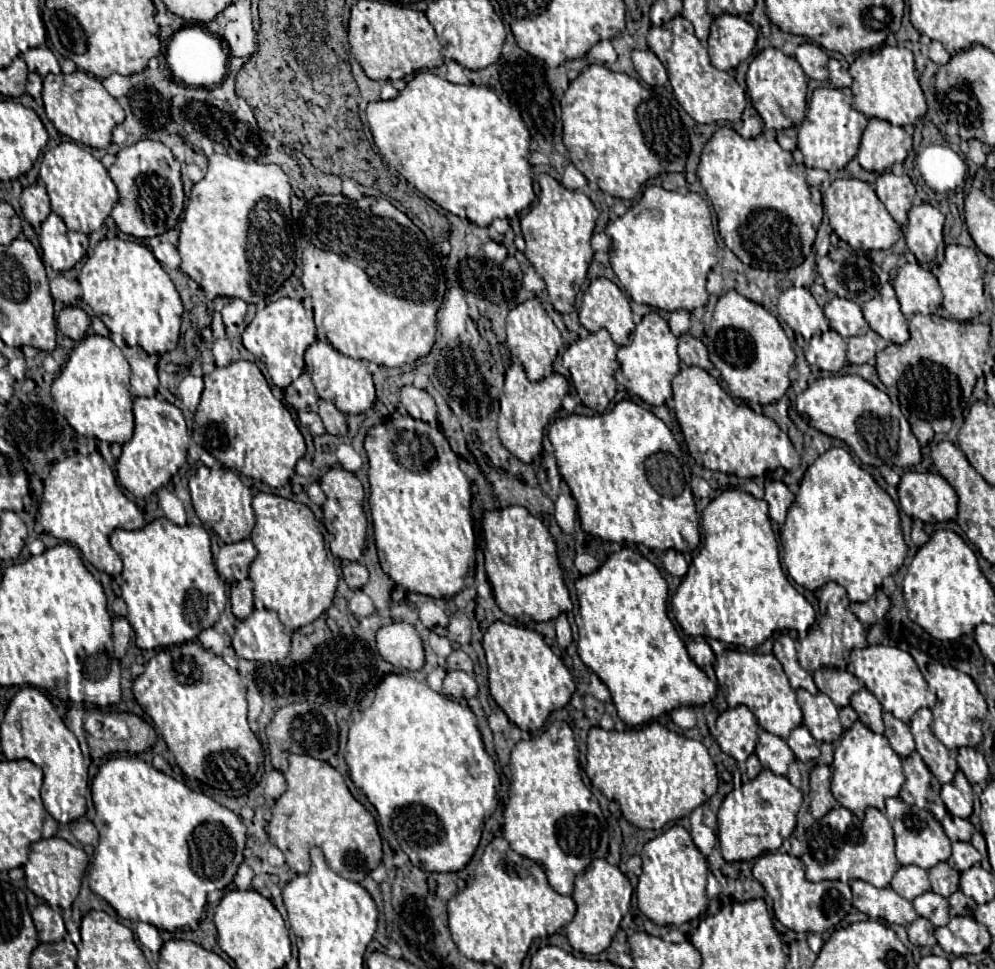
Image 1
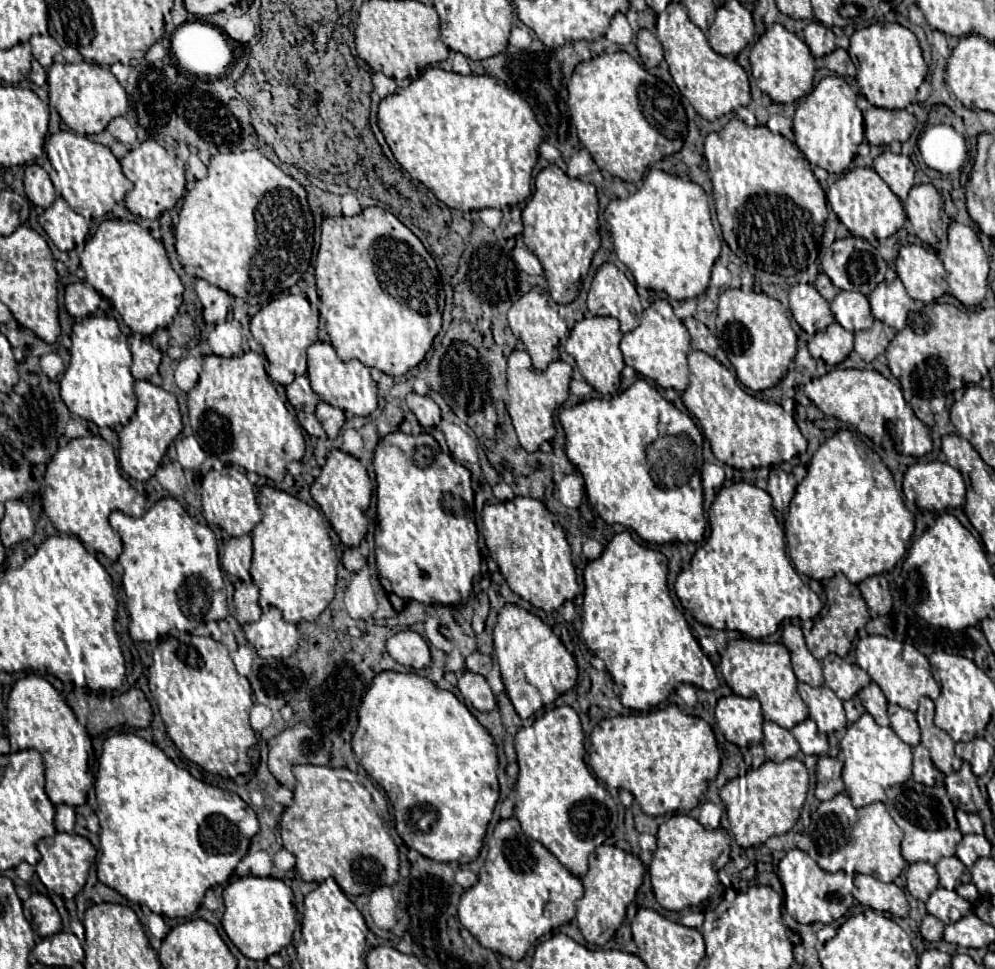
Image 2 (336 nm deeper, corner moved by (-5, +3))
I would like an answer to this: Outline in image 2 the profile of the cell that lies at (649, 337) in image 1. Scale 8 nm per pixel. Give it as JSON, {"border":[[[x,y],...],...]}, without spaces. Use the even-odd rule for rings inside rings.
{"border":[[[658,299],[654,301],[642,315],[640,325],[622,335],[620,351],[624,355],[626,365],[636,369],[640,375],[652,379],[658,387],[662,389],[676,389],[676,391],[686,391],[688,387],[688,363],[686,357],[690,353],[690,335],[684,327],[684,323],[674,315],[672,307],[668,301]]]}

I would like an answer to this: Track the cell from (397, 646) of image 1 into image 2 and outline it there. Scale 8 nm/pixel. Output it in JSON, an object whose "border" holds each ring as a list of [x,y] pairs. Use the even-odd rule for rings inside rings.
{"border":[[[412,629],[392,635],[386,643],[388,653],[408,669],[424,669],[430,665],[428,643]]]}

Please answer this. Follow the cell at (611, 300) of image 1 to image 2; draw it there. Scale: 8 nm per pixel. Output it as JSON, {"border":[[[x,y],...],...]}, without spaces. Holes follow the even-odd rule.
{"border":[[[604,263],[594,275],[588,291],[588,311],[592,315],[616,317],[622,333],[630,333],[634,327],[638,327],[642,317],[636,287],[612,263]]]}

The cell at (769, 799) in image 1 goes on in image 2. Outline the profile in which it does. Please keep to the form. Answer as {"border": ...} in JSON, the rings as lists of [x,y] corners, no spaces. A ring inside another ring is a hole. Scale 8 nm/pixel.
{"border":[[[788,759],[784,763],[766,761],[764,765],[751,769],[746,773],[748,785],[748,801],[746,803],[728,803],[726,801],[726,787],[722,791],[726,813],[730,819],[730,829],[734,839],[740,847],[758,847],[772,835],[784,835],[790,831],[802,811],[806,791],[808,791],[808,771],[802,761]]]}

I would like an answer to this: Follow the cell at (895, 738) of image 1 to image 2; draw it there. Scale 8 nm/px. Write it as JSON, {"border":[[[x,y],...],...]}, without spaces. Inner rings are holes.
{"border":[[[890,705],[888,715],[890,715],[890,727],[904,743],[908,743],[910,747],[920,743],[920,727],[918,727],[916,715],[912,711],[902,709],[898,705]]]}

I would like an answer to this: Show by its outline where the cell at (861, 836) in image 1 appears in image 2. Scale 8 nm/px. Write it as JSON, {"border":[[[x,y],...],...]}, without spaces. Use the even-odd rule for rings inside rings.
{"border":[[[844,793],[836,795],[834,799],[820,803],[818,809],[812,813],[808,835],[812,847],[808,847],[806,853],[828,873],[836,871],[846,871],[848,875],[868,873],[884,883],[892,883],[906,867],[906,861],[900,855],[900,841],[904,833],[894,823],[884,803],[872,803],[868,807],[856,809],[850,797],[846,797]]]}

